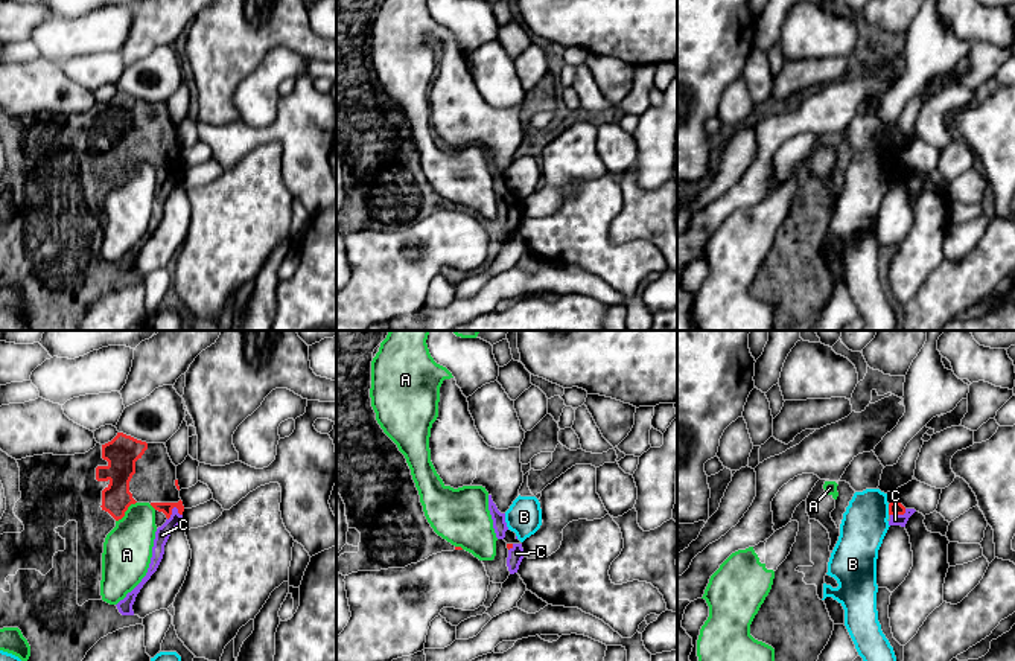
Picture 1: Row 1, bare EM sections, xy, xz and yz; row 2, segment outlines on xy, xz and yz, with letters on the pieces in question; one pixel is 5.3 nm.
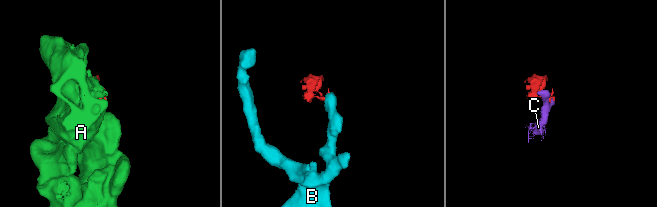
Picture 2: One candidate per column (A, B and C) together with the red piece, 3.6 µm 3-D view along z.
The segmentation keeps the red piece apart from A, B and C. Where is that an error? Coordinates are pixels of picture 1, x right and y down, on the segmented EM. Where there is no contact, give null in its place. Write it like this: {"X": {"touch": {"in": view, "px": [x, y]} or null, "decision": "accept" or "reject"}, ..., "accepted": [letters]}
{"A": {"touch": {"in": "xy", "px": [125, 510]}, "decision": "reject"}, "B": {"touch": {"in": "yz", "px": [889, 509]}, "decision": "reject"}, "C": {"touch": {"in": "xy", "px": [171, 514]}, "decision": "accept"}, "accepted": ["C"]}

